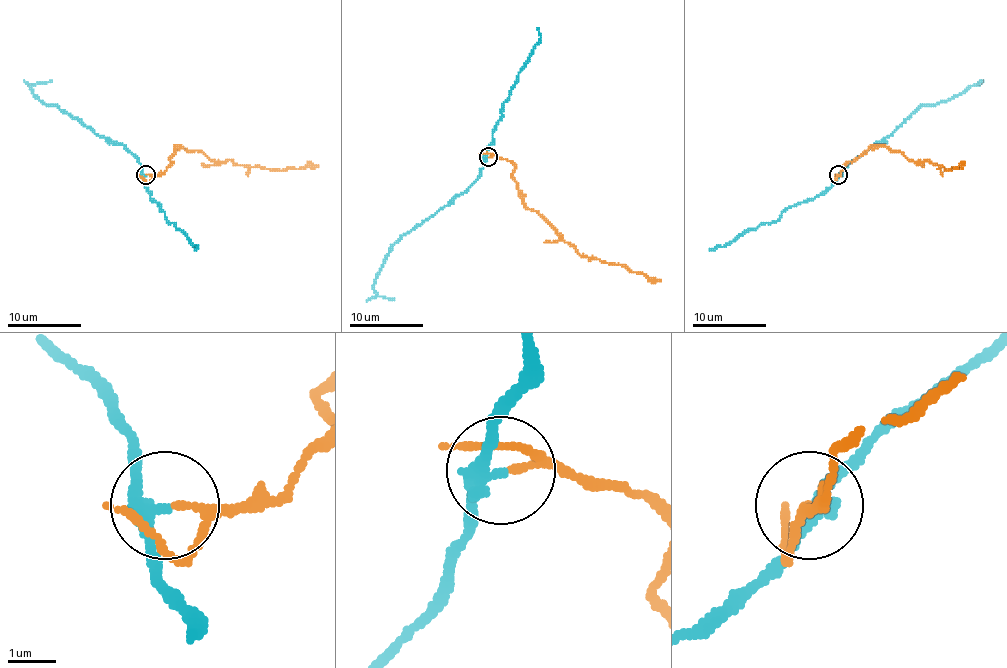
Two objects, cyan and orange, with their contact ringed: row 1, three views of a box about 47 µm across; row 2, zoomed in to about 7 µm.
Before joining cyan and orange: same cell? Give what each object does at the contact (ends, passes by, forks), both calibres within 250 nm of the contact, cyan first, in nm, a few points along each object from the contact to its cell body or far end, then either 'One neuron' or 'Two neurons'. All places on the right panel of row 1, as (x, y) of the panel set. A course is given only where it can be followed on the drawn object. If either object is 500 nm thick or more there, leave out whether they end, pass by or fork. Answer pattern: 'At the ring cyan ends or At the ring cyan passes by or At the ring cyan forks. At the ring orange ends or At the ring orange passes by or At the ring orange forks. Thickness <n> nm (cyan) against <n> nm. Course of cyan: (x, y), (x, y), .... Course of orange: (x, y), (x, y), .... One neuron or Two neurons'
At the ring cyan passes by. At the ring orange passes by. Thickness 240 nm (cyan) against 110 nm. Course of cyan: (839, 174), (872, 145), (881, 143), (922, 106), (966, 91), (981, 80). Course of orange: (839, 174), (848, 161), (859, 158), (872, 146), (900, 150), (909, 159), (929, 159), (946, 171), (963, 165). Two neurons

